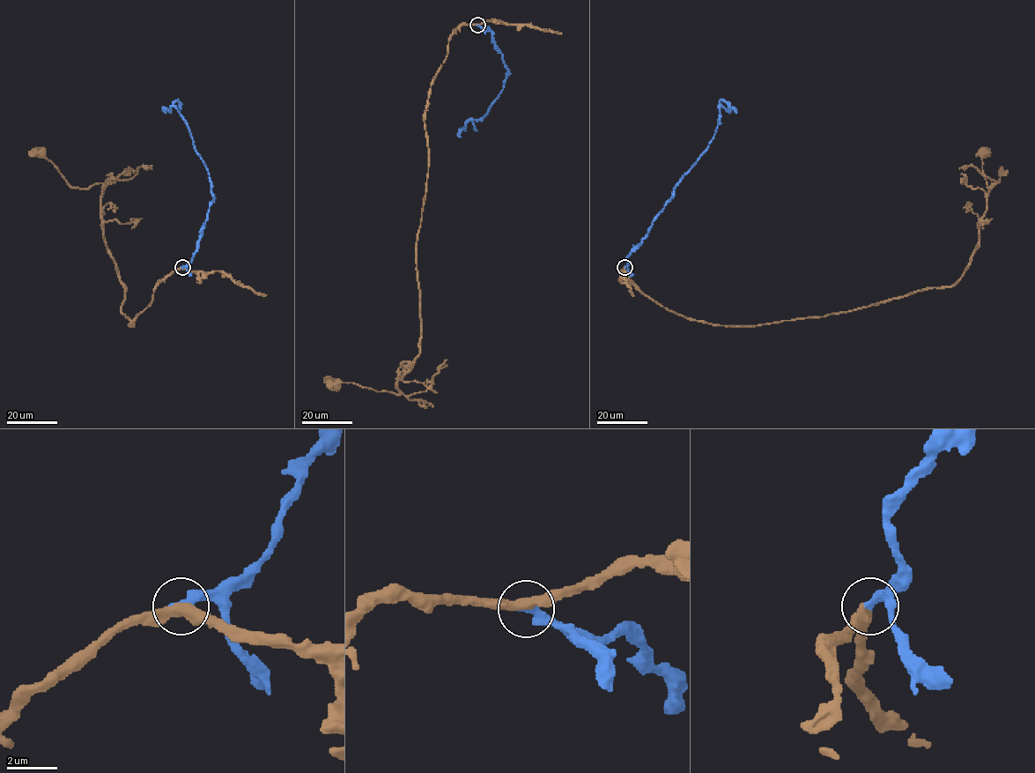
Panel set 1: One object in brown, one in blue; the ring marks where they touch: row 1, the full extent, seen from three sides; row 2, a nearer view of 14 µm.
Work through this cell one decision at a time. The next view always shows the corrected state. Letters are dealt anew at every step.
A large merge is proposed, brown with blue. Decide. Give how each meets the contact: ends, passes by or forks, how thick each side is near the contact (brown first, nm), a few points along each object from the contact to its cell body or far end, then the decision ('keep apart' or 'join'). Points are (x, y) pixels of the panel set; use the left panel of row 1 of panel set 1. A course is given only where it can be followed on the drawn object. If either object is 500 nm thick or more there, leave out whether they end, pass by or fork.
brown passes by; blue ends there; 400 nm thick on the brown side, 400 nm on the other; brown runs (182, 267), (158, 283), (130, 325), (121, 311), (125, 287), (103, 234), (104, 185), (72, 188), (40, 151); blue runs (182, 267), (196, 252), (212, 200), (211, 182), (194, 147), (186, 120), (174, 107), (164, 108), (166, 113); join

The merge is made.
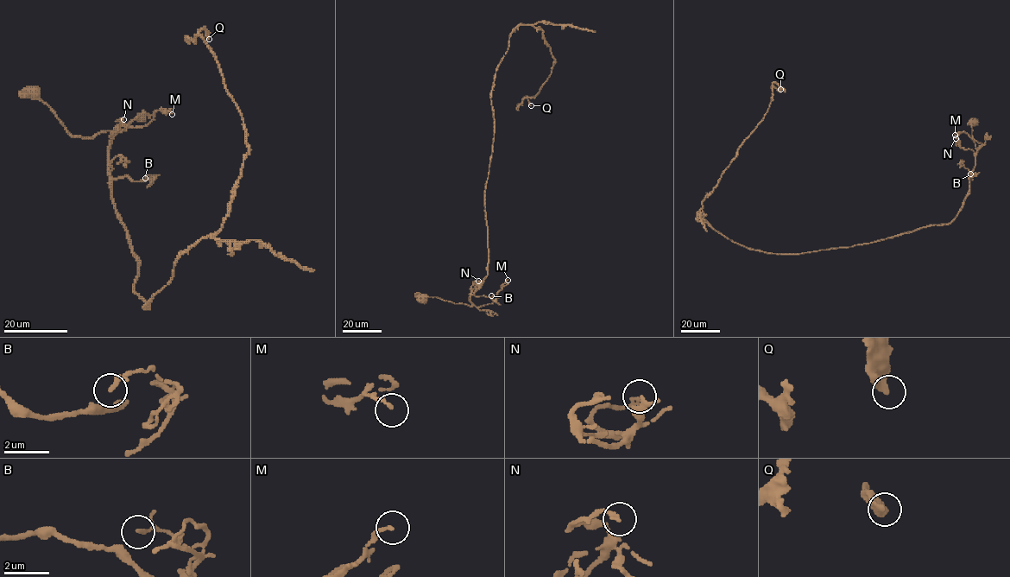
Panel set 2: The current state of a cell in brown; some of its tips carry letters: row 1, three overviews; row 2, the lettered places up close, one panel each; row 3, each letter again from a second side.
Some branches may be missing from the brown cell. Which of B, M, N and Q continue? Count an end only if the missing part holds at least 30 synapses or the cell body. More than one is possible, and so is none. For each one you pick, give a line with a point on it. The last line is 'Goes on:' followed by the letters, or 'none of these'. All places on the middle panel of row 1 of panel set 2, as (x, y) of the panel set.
Goes on: none of these

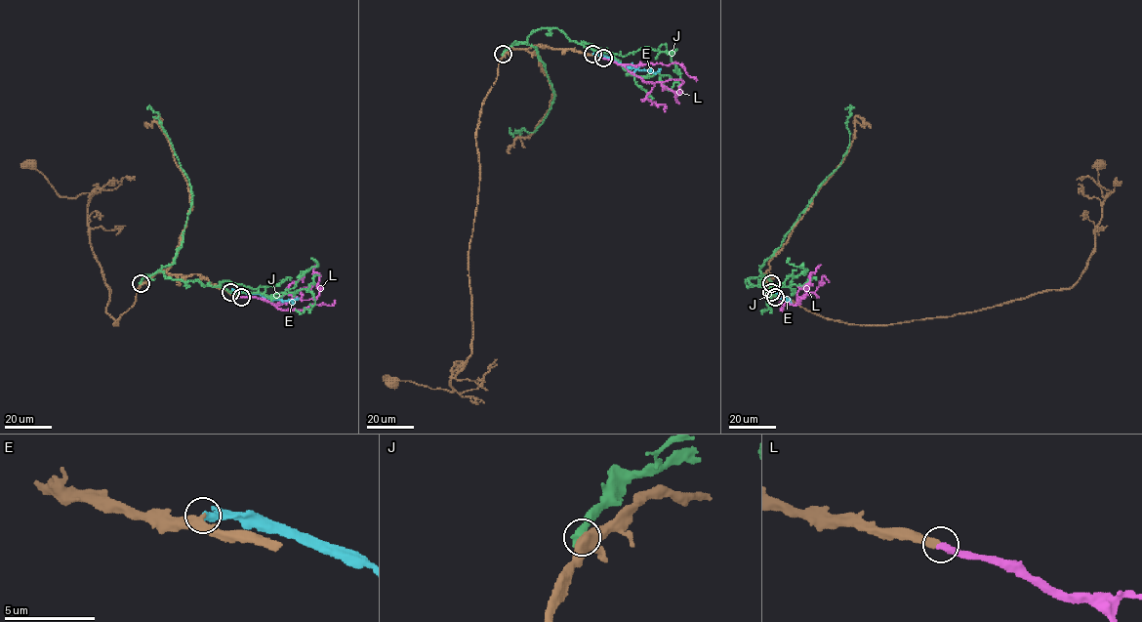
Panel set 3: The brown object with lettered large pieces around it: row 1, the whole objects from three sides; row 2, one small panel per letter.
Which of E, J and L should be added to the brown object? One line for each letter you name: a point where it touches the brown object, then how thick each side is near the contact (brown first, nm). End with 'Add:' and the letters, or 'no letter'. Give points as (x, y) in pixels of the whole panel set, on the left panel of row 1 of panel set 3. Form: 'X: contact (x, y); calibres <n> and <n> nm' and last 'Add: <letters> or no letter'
L: contact (241, 297); calibres 400 and 320 nm
Add: L

